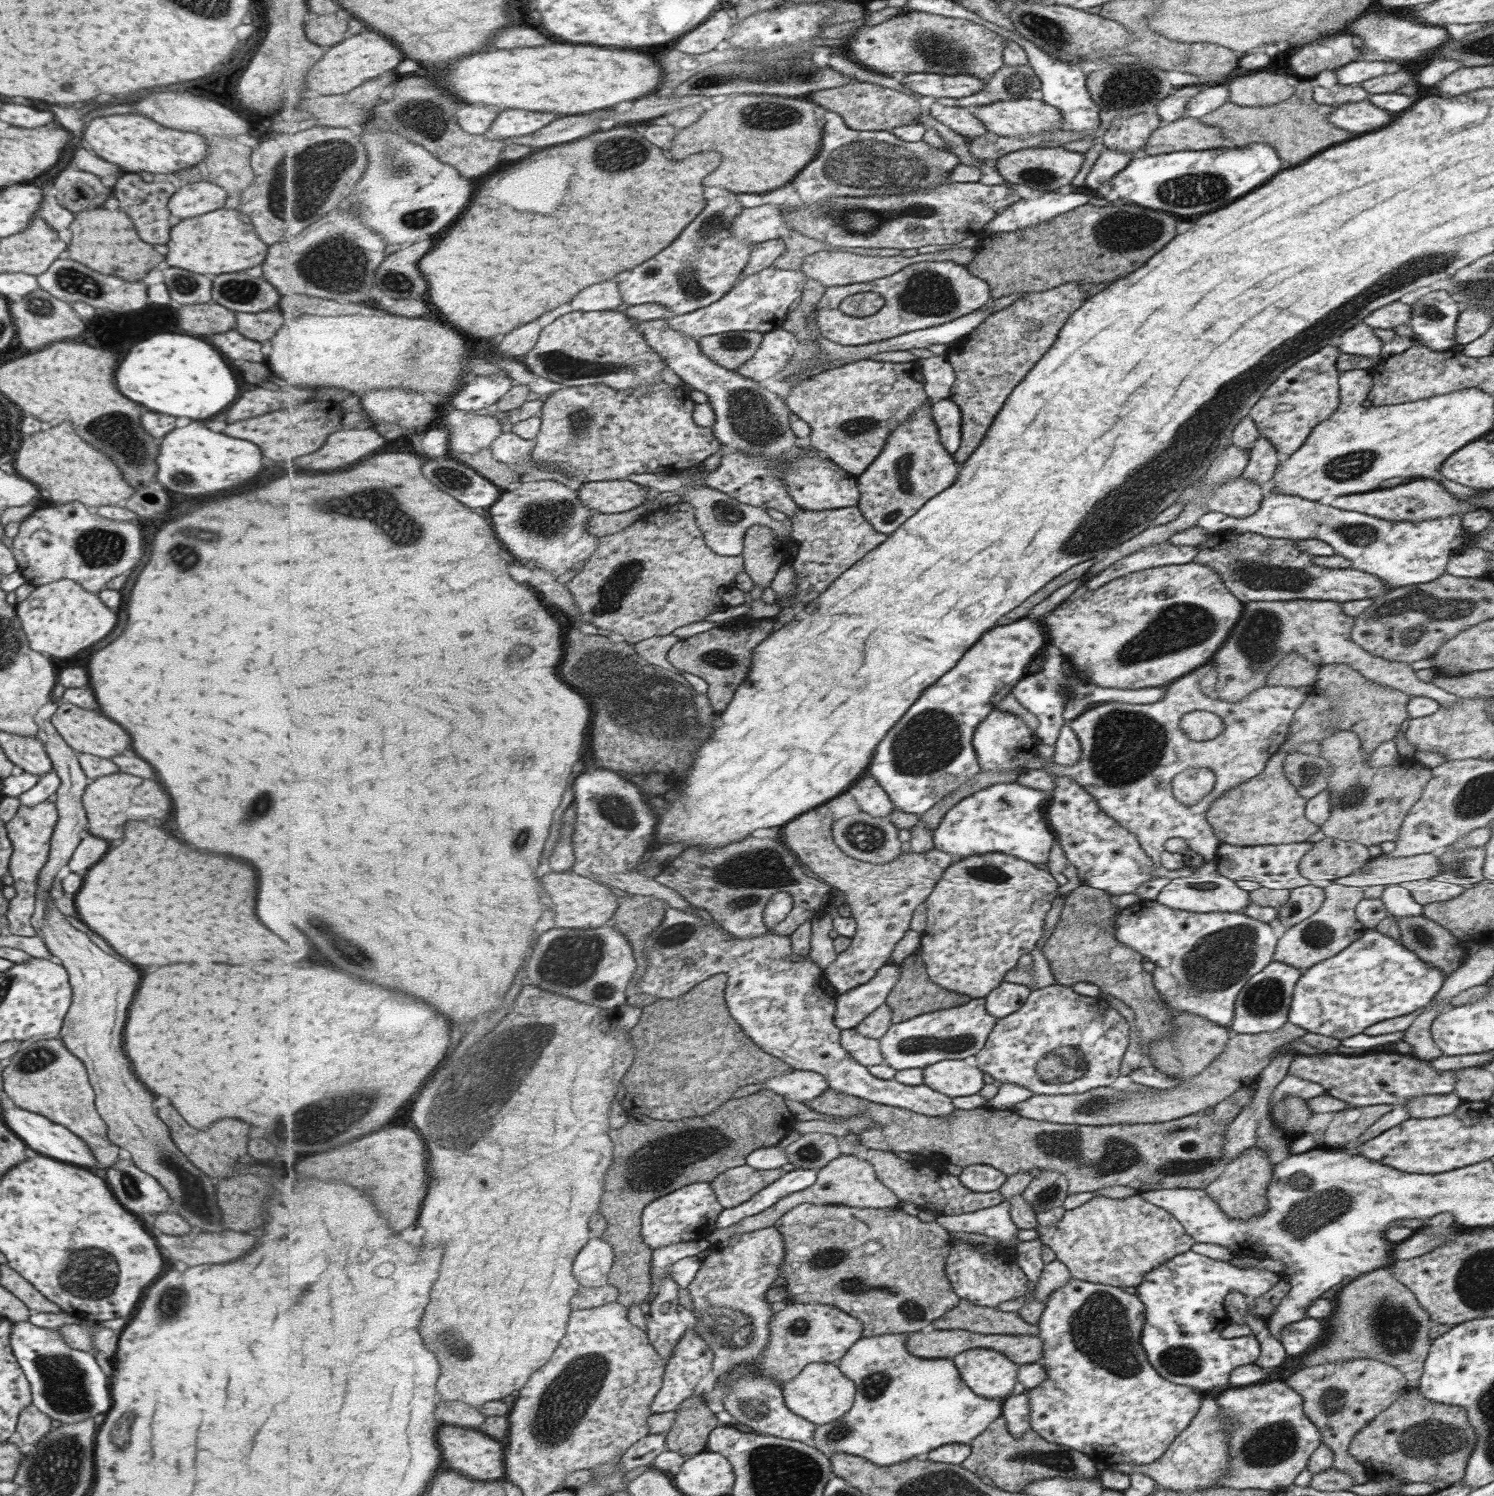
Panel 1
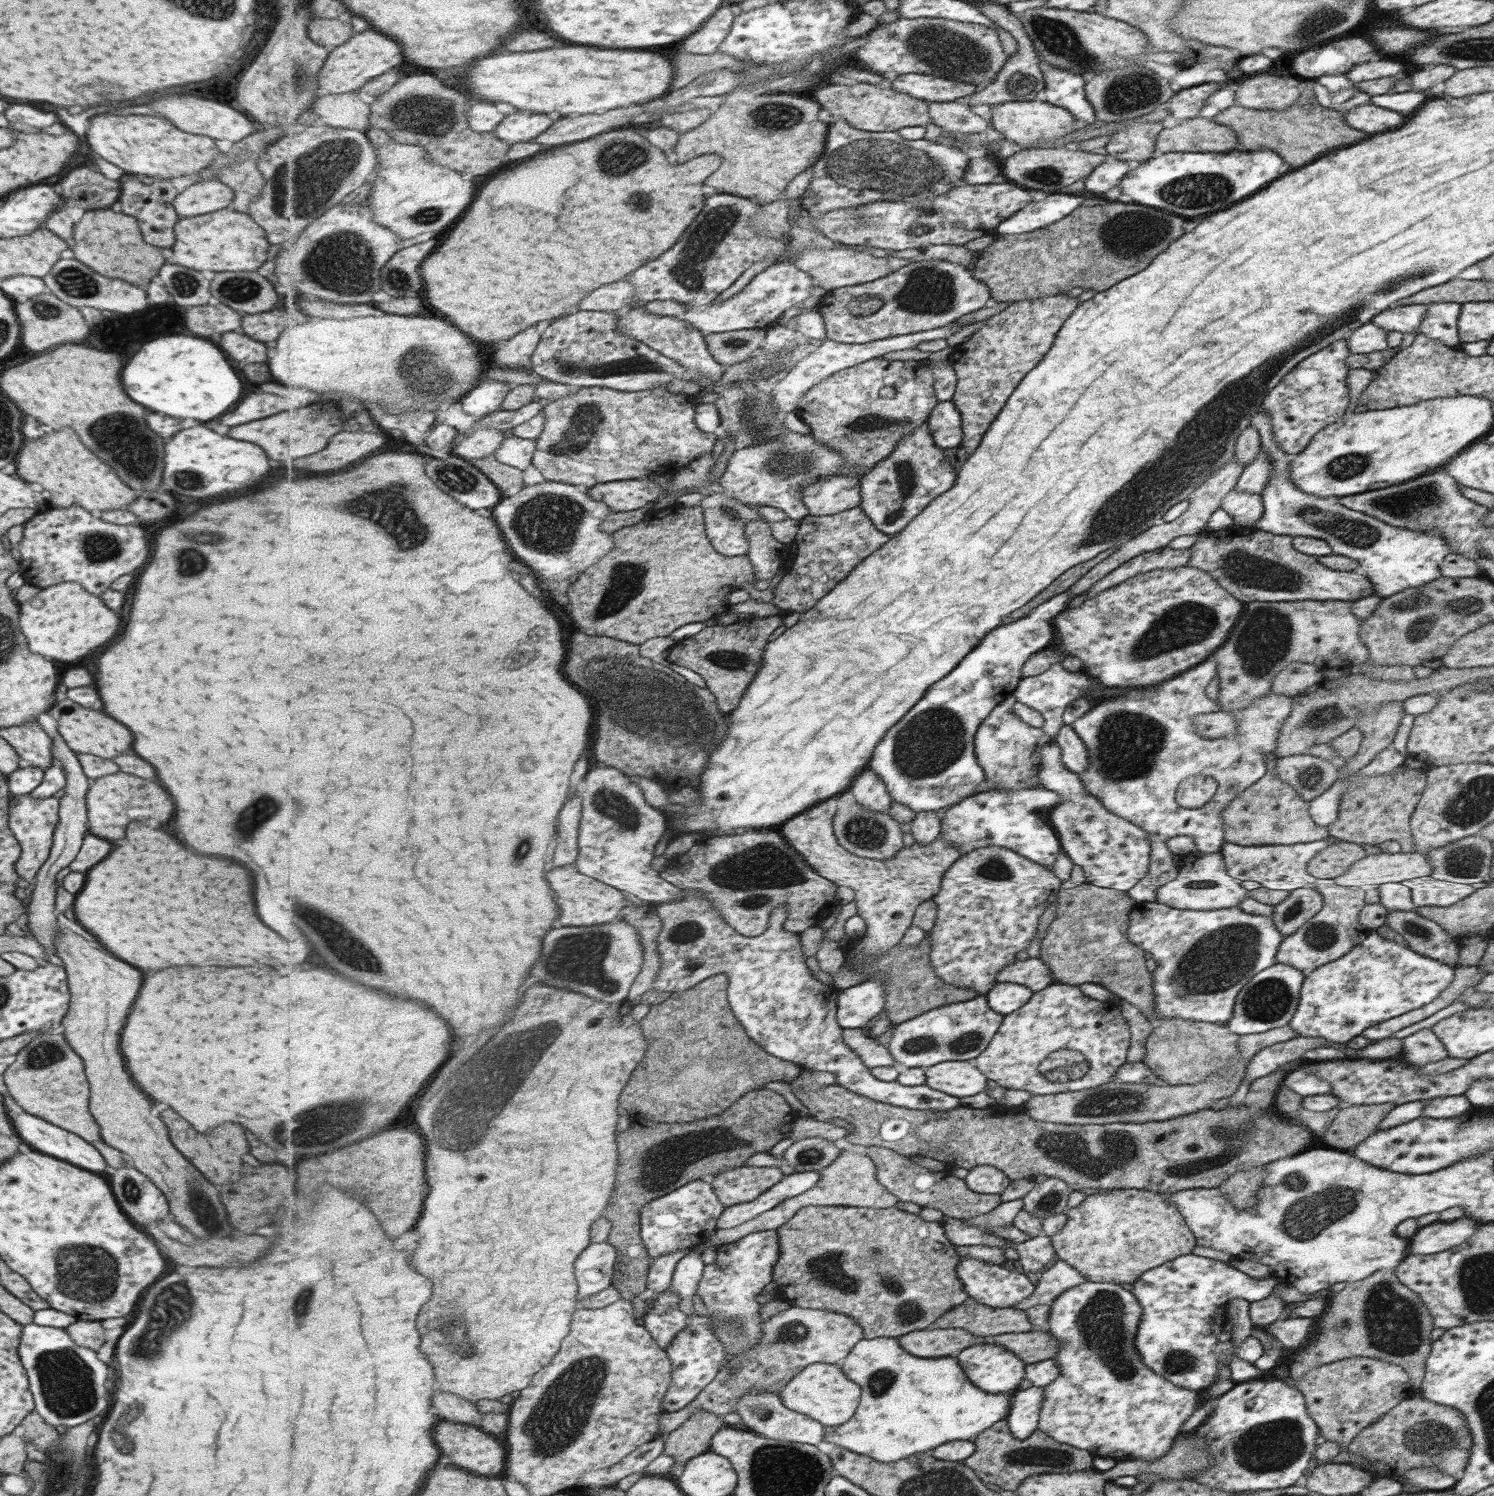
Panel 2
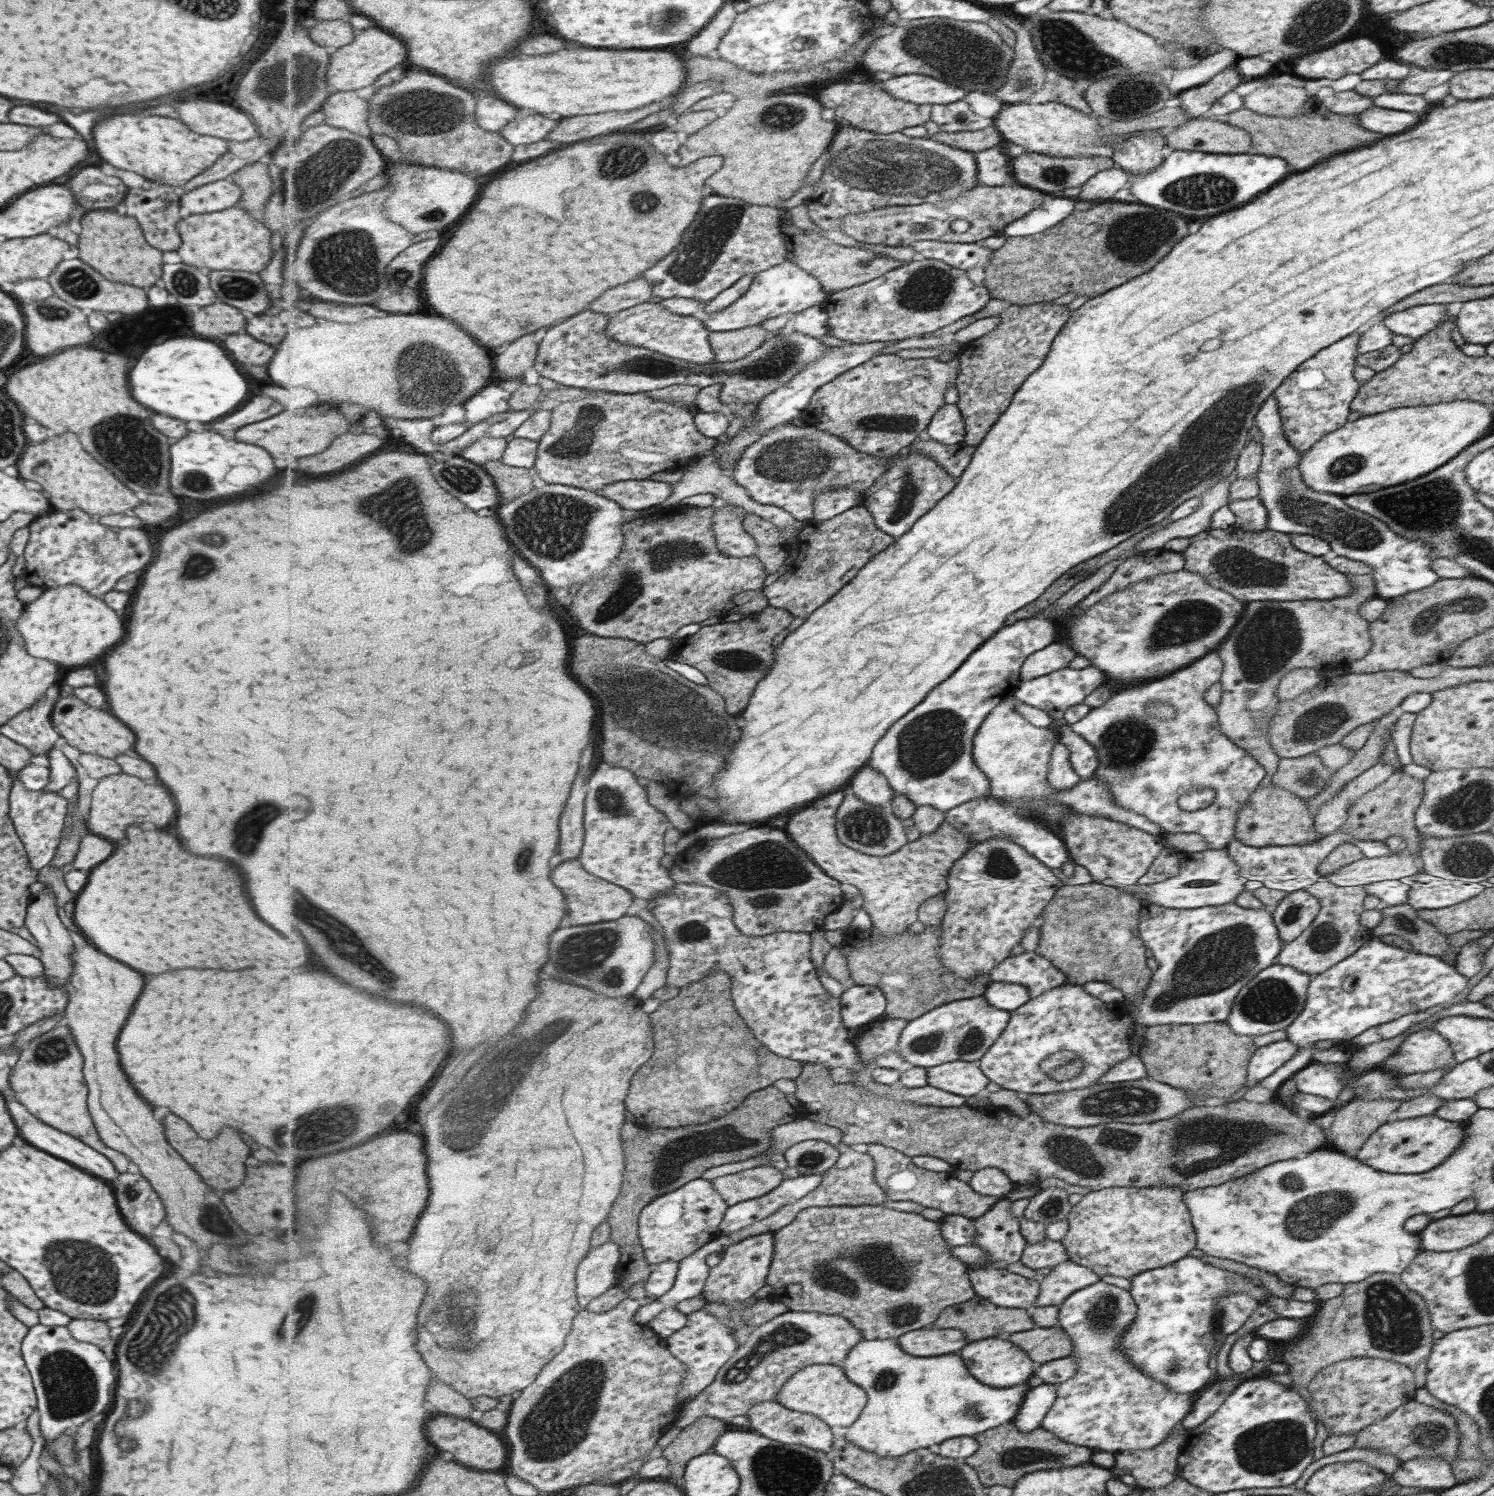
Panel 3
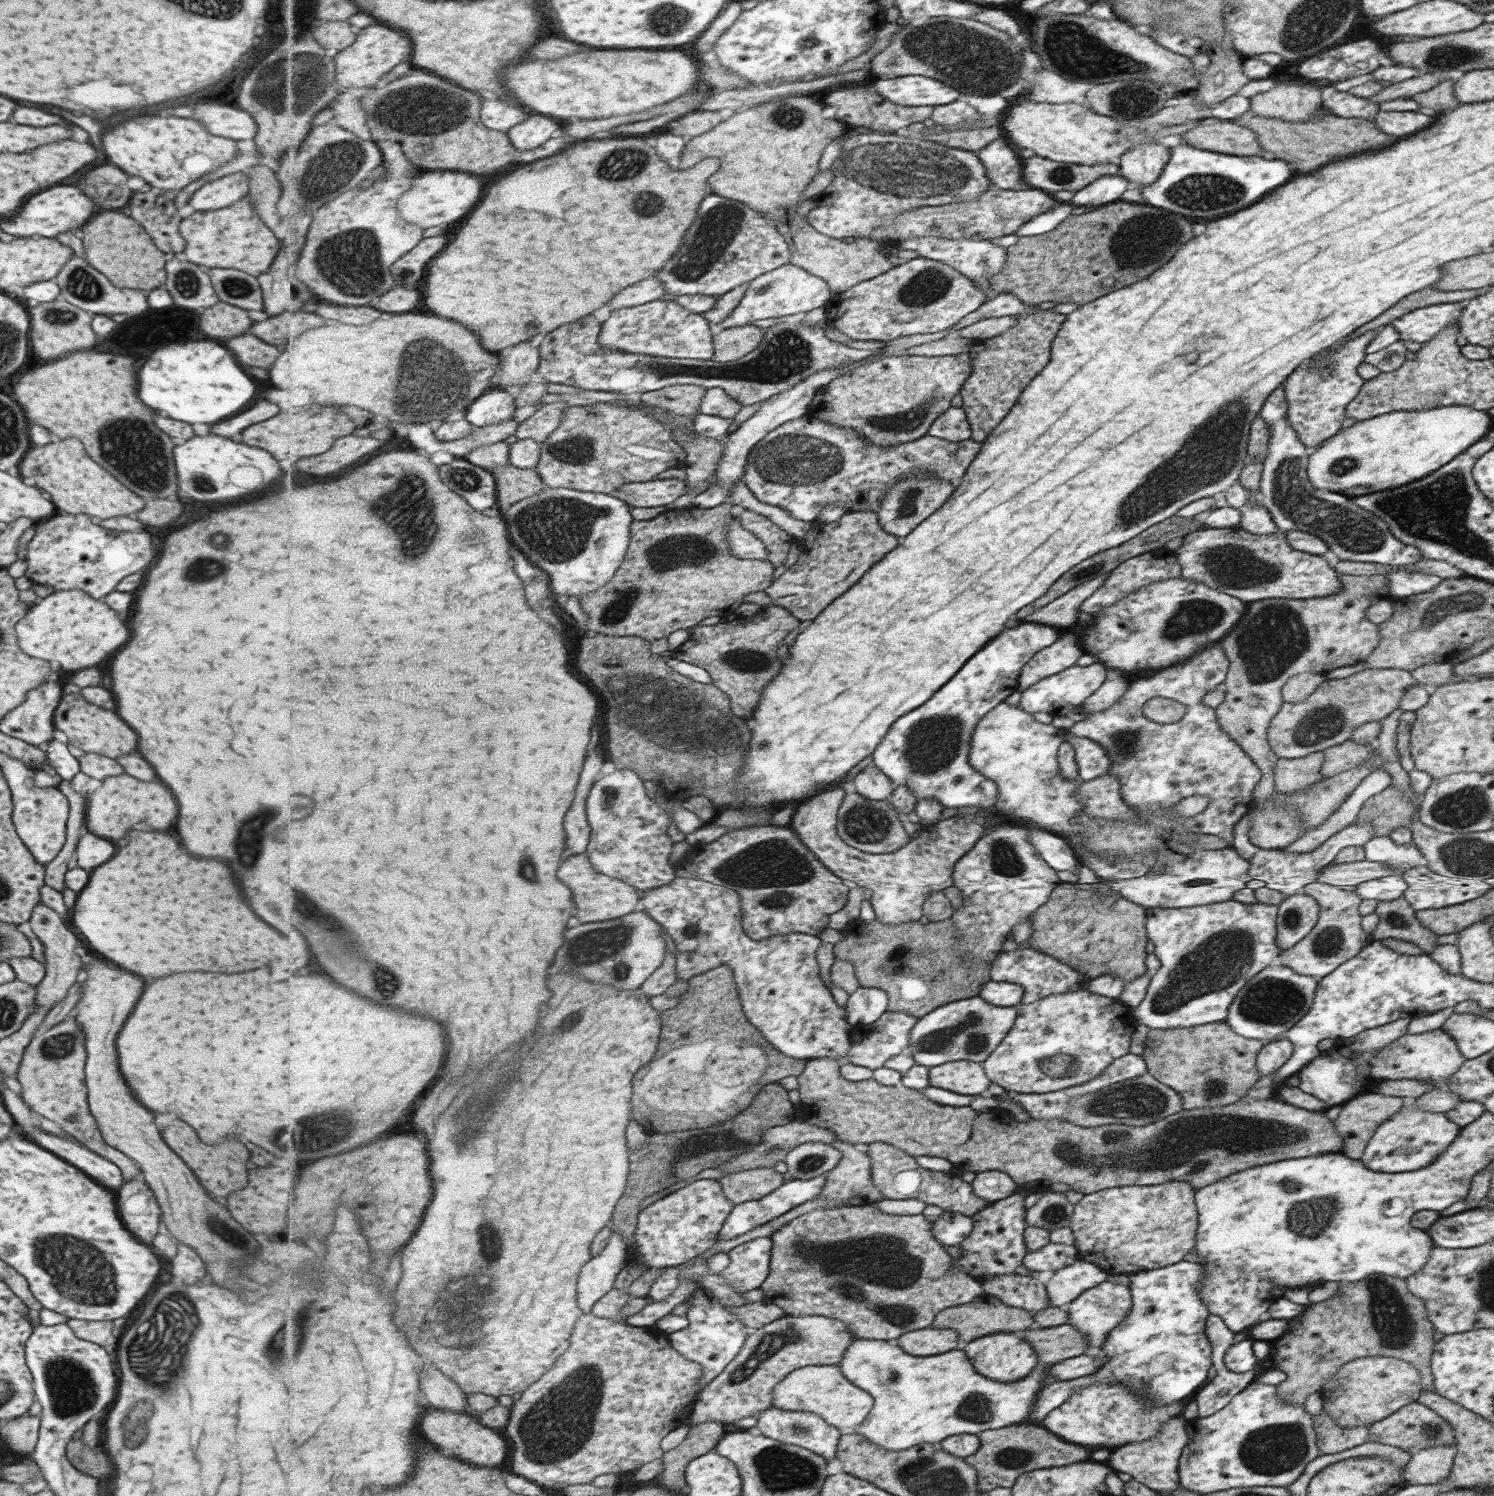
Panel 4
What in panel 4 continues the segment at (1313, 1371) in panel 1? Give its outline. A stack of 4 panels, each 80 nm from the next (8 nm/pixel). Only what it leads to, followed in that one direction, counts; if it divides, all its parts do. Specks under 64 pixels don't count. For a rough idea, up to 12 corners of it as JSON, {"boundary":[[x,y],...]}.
{"boundary":[[1386,1356],[1351,1360],[1319,1388],[1341,1428],[1369,1426],[1422,1391]]}

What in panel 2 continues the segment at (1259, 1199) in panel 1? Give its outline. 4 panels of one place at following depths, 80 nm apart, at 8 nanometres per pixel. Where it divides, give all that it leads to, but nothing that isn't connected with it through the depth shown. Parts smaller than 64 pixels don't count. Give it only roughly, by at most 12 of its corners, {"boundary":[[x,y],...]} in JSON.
{"boundary":[[1263,1165],[1238,1170],[1217,1190],[1234,1207],[1257,1202]]}

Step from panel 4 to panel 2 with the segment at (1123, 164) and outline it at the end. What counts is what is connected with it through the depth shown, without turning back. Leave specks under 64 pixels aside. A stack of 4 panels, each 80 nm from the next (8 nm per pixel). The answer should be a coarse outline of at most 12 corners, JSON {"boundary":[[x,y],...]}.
{"boundary":[[1161,122],[1121,127],[1105,154],[1127,164],[1156,156]]}

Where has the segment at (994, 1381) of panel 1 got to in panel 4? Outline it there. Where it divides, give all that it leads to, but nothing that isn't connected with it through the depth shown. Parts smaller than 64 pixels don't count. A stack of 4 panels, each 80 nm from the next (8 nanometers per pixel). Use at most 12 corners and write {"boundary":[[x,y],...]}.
{"boundary":[[1021,1332],[980,1336],[969,1360],[996,1381],[1031,1374],[1037,1352]]}

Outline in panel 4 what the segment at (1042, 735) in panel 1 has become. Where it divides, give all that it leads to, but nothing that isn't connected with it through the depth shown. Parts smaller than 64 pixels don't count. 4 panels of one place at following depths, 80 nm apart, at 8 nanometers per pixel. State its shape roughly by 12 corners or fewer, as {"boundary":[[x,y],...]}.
{"boundary":[[1099,662],[1021,690],[1029,714],[1064,716],[1105,681]]}

